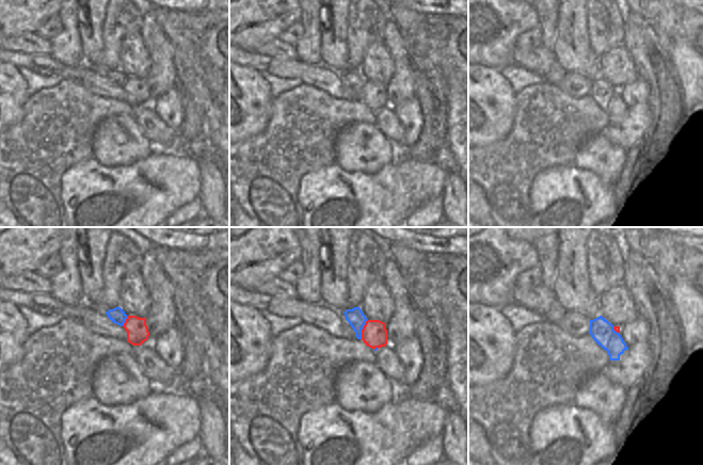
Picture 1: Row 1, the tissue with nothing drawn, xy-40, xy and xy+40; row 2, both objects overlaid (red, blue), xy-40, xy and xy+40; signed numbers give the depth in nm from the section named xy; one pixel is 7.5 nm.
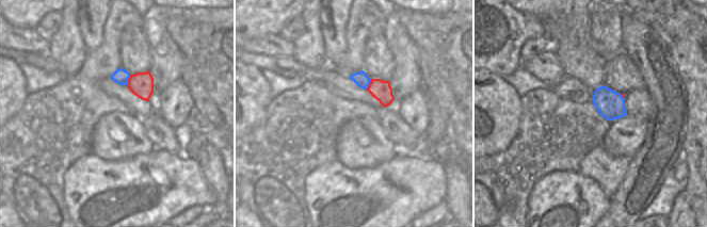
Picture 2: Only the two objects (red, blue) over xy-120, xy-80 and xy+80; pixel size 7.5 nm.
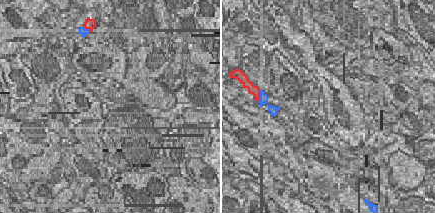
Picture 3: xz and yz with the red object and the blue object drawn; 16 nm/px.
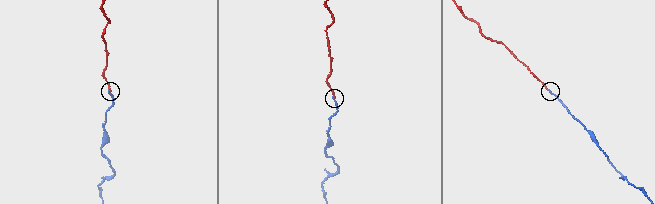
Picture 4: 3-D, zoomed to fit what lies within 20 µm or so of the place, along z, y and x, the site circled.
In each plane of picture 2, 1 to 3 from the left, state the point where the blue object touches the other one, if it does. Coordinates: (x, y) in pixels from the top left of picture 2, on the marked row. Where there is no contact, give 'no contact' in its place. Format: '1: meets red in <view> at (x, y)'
1: meets red in xy-120 at (128, 80)
2: meets red in xy-80 at (369, 84)
3: no contact

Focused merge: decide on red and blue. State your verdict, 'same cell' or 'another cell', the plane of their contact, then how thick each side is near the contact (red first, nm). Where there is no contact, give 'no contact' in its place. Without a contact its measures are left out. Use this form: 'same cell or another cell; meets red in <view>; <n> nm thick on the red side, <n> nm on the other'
same cell; meets red in xy; 190 nm thick on the red side, 140 nm on the other

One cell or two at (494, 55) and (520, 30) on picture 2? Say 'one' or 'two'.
one

